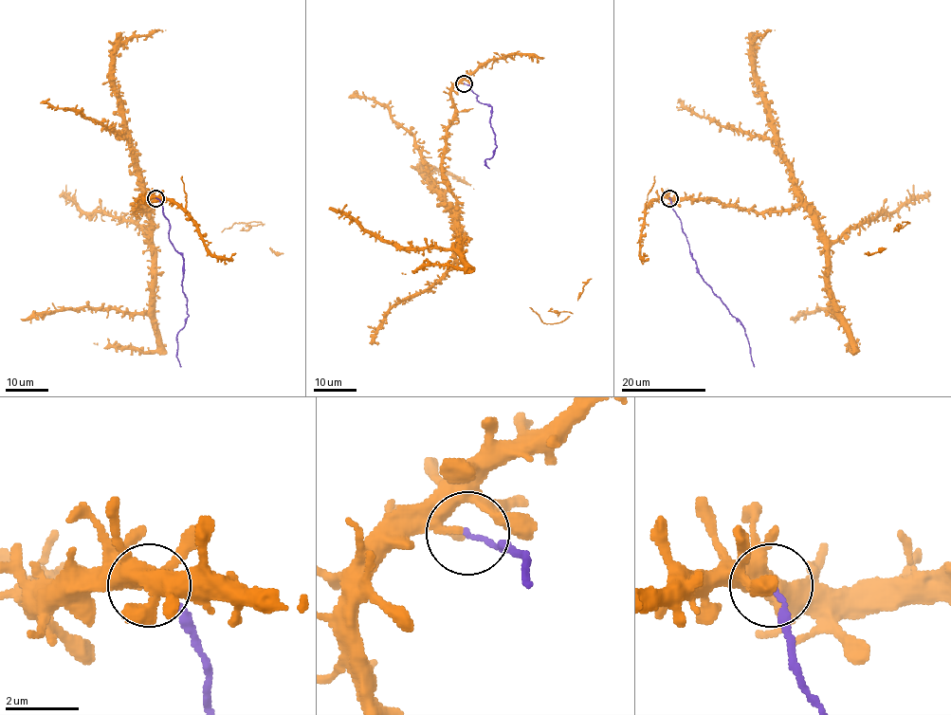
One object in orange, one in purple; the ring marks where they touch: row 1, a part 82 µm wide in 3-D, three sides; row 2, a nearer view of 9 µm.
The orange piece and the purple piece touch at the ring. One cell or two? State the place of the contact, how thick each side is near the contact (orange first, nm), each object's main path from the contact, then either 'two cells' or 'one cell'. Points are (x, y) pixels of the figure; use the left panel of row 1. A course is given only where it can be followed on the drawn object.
place (155, 198); calibres 240 and 120 nm; course orange (155, 197), (141, 198), (135, 208), (145, 211), (149, 206), (153, 285), (147, 312), (67, 307), (20, 319); course purple (155, 197), (169, 221), (170, 241), (183, 259), (182, 292), (189, 315), (177, 336), (177, 358), (181, 366); two cells

